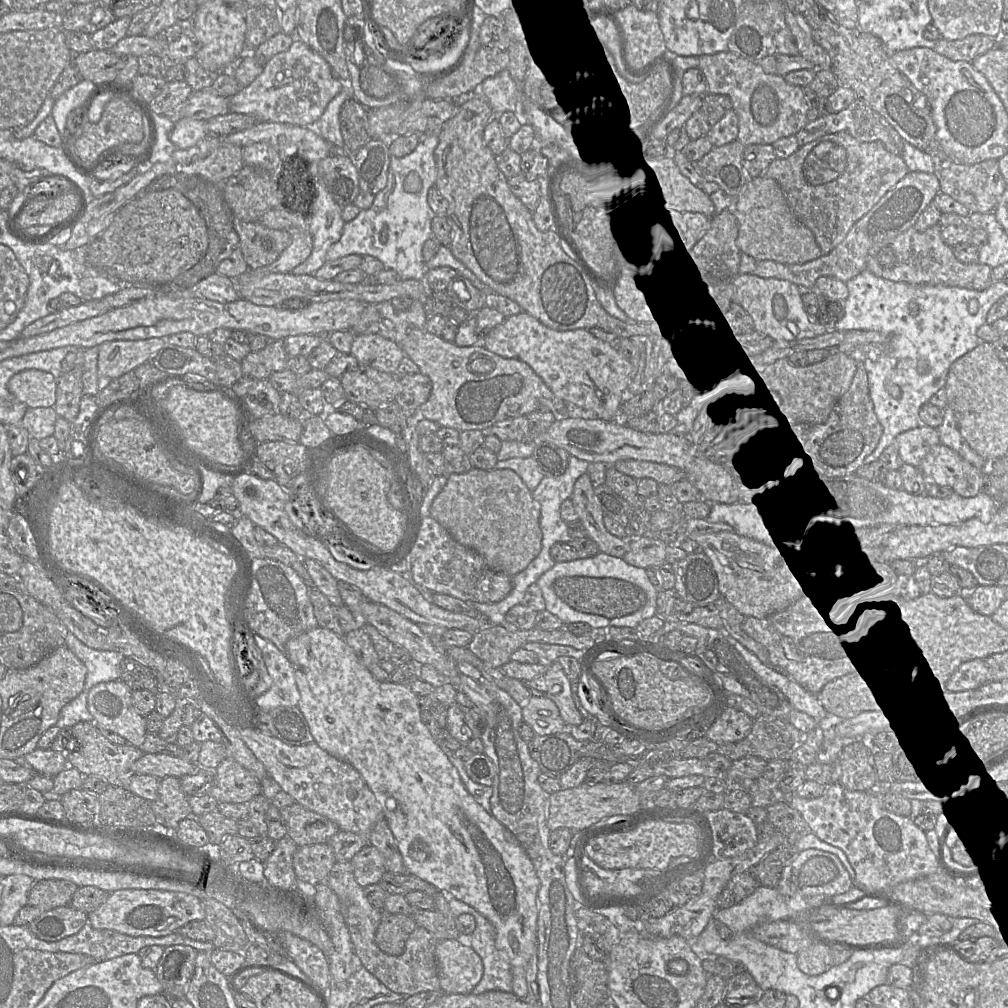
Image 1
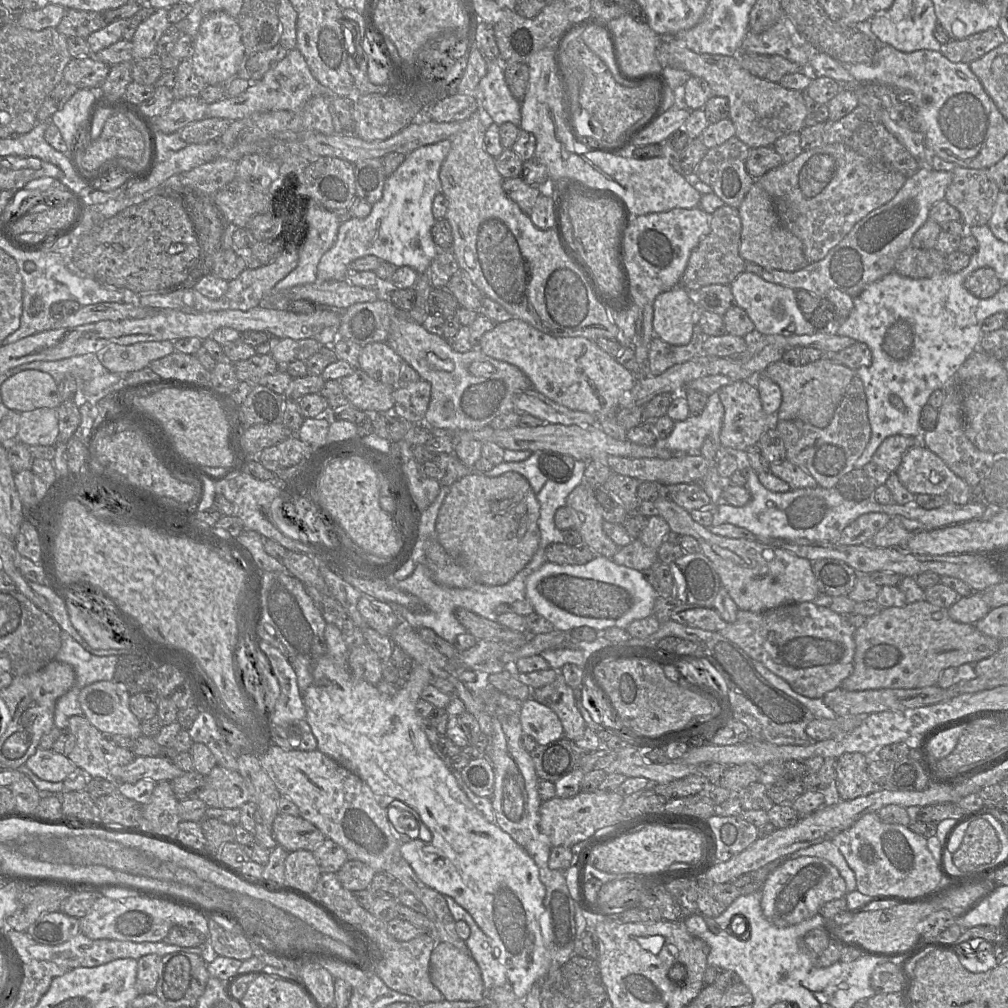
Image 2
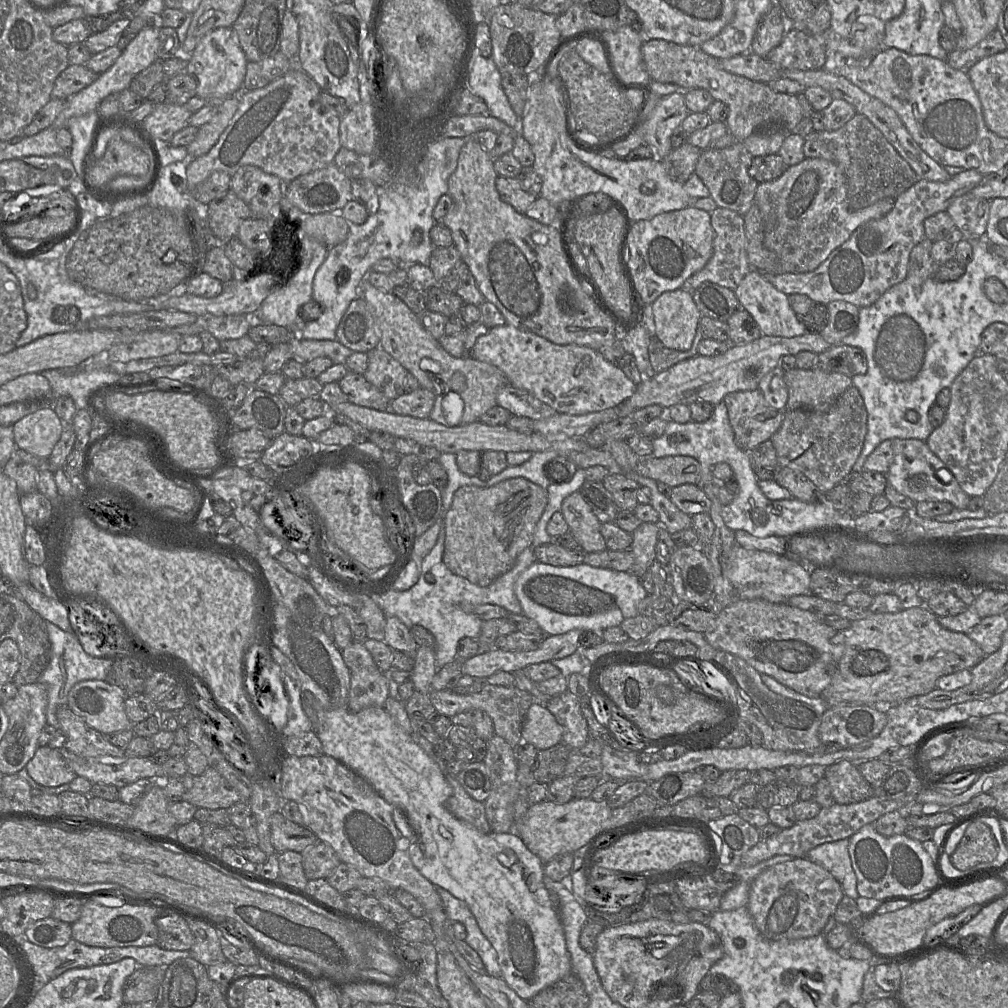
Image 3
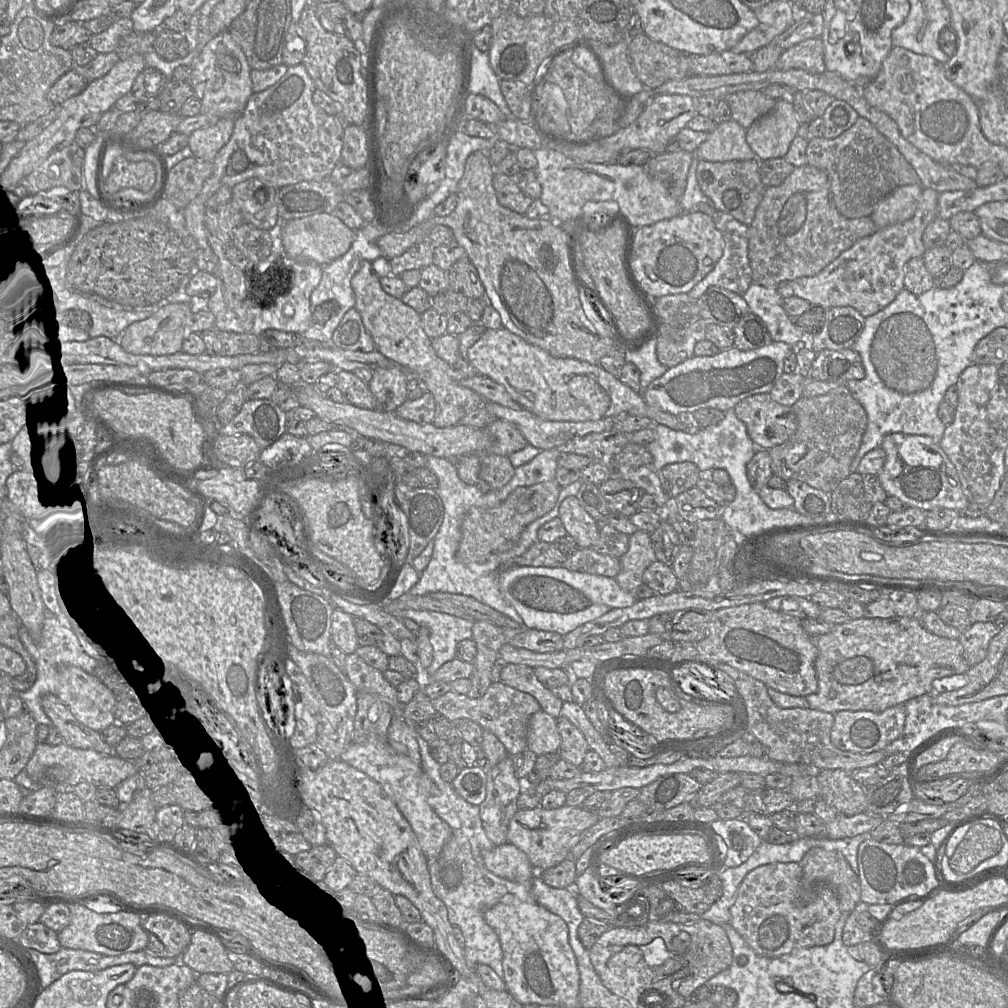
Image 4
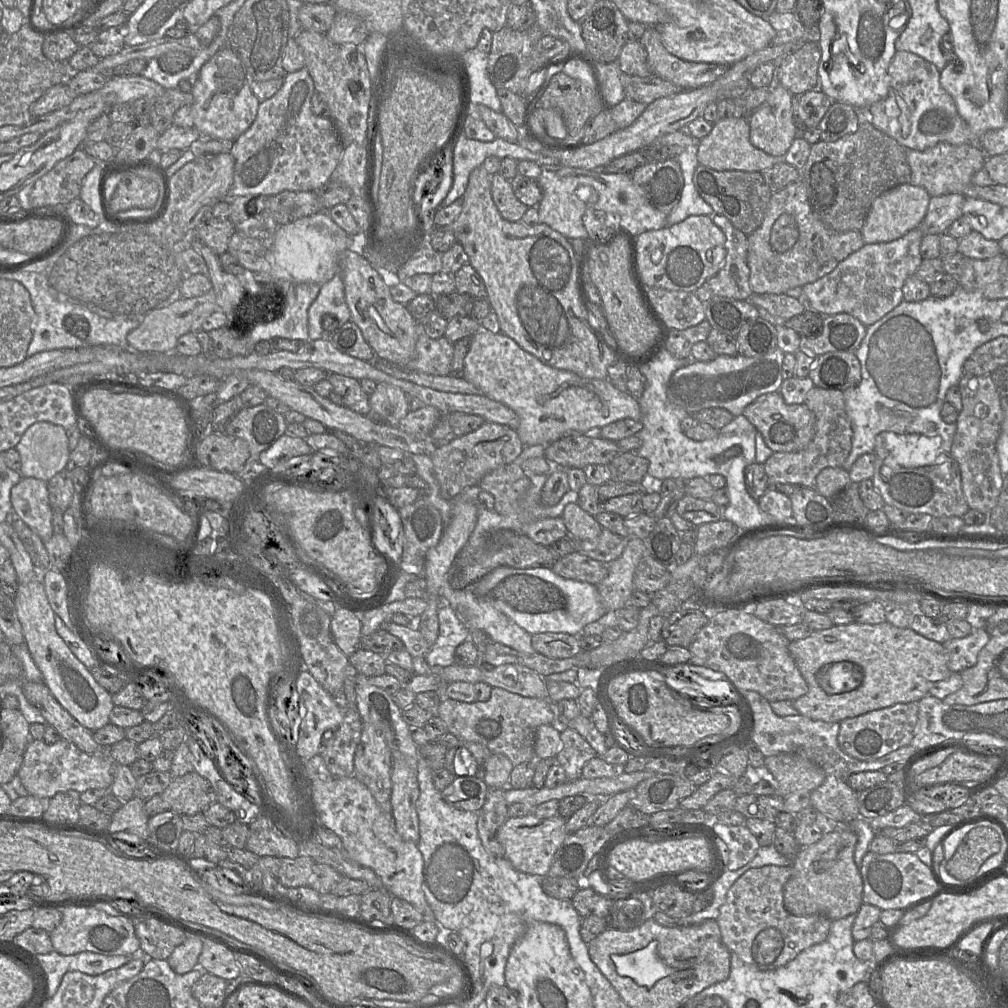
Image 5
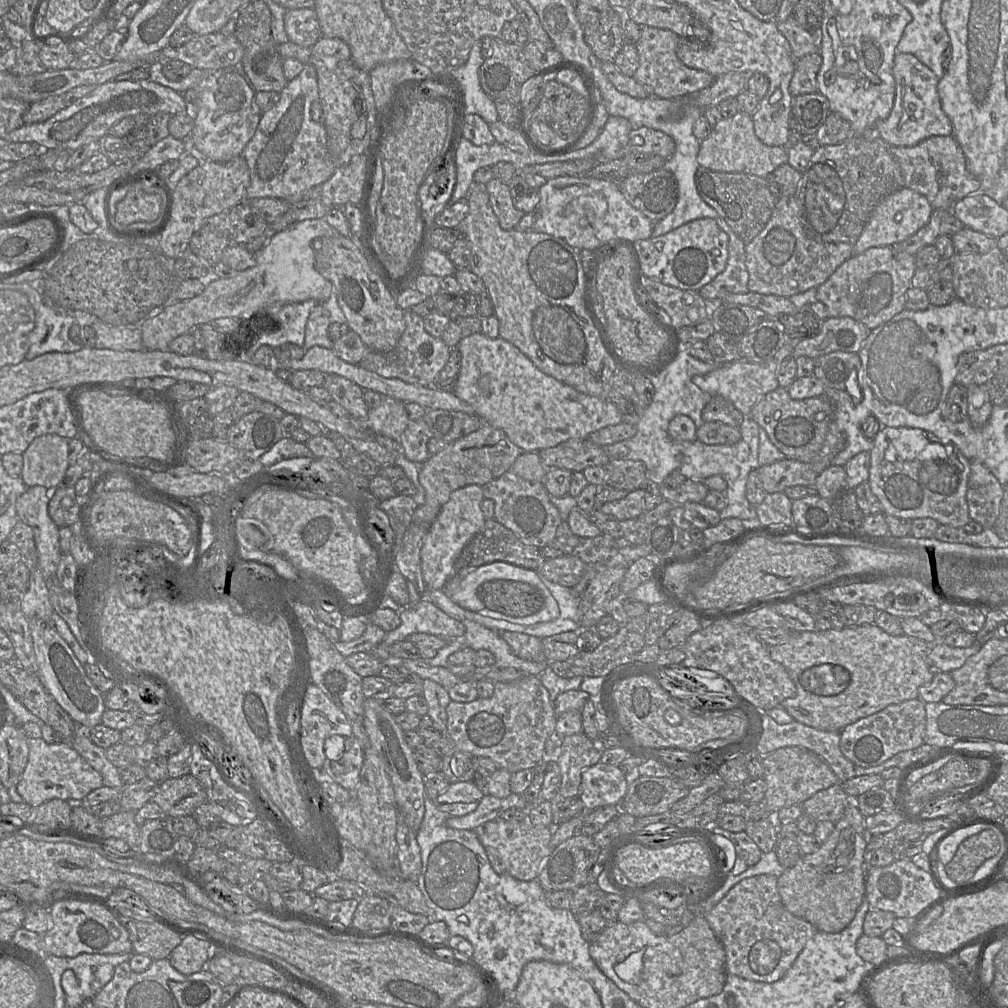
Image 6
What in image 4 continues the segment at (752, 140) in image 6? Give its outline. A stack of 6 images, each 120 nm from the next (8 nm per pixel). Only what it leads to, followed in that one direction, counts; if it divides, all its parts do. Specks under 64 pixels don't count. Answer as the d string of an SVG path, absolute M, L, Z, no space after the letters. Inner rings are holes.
M734 120L716 124L716 129L694 151L698 160L710 162L757 159L746 142L746 129Z

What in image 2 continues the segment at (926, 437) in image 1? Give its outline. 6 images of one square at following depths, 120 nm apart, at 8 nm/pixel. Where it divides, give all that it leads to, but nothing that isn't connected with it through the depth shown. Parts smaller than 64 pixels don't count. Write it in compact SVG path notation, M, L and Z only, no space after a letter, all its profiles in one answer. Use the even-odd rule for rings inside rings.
M923 434L922 436L889 436L879 445L871 461L893 473L900 466L904 453L914 446L923 446Z

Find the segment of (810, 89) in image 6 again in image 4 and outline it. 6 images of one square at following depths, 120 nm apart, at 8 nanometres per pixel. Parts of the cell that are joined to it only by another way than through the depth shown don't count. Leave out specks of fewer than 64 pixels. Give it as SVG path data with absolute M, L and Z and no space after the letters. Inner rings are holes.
M821 38L808 39L783 50L775 69L779 71L801 69L812 74L826 71Z

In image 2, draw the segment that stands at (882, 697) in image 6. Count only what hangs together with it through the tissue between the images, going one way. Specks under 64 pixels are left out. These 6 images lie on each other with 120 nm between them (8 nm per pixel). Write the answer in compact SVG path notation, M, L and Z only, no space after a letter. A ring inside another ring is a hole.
M925 599L903 607L889 607L855 629L853 671L842 684L847 691L914 689L935 686L944 670L975 664L995 654L1001 643L981 633L974 624L951 619L948 609Z

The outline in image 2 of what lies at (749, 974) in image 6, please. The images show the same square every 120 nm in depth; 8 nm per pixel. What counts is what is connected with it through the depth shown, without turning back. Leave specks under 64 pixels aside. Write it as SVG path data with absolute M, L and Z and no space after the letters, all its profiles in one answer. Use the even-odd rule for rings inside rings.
M813 856L787 858L766 878L761 888L761 909L777 927L789 927L815 916L827 902L845 897L846 884L829 861Z

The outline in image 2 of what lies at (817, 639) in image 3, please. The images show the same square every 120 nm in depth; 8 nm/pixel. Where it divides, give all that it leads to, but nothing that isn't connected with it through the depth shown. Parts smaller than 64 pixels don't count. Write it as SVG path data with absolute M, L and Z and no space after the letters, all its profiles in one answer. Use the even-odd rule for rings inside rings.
M813 602L788 604L765 612L740 610L734 623L726 623L718 633L737 644L753 660L764 664L770 671L784 679L794 691L809 698L823 698L850 676L856 650L855 627L846 619L826 607Z

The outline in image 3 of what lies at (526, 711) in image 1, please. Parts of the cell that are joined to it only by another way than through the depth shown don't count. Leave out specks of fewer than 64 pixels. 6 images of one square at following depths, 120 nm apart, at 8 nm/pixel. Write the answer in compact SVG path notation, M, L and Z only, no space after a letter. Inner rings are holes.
M534 701L522 725L522 741L539 750L562 742L563 728L544 703Z

